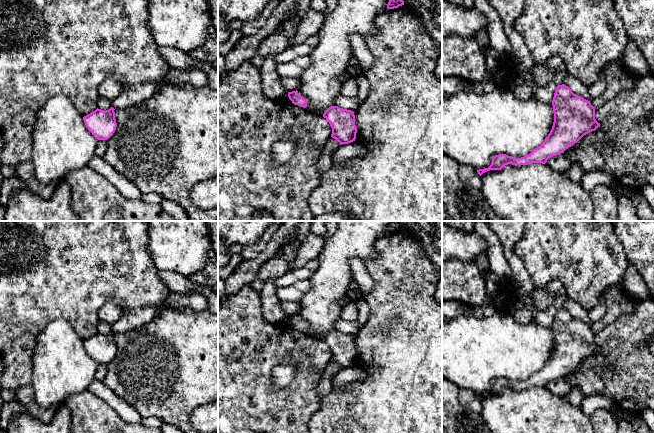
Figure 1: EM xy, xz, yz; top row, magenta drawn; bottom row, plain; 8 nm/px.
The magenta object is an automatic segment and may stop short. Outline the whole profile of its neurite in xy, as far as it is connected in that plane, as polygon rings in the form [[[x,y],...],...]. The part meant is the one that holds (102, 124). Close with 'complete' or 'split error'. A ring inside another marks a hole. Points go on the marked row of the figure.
[[[113,107],[106,111],[97,108],[83,117],[86,127],[98,140],[107,140],[115,132],[117,123],[114,110]]]; complete

